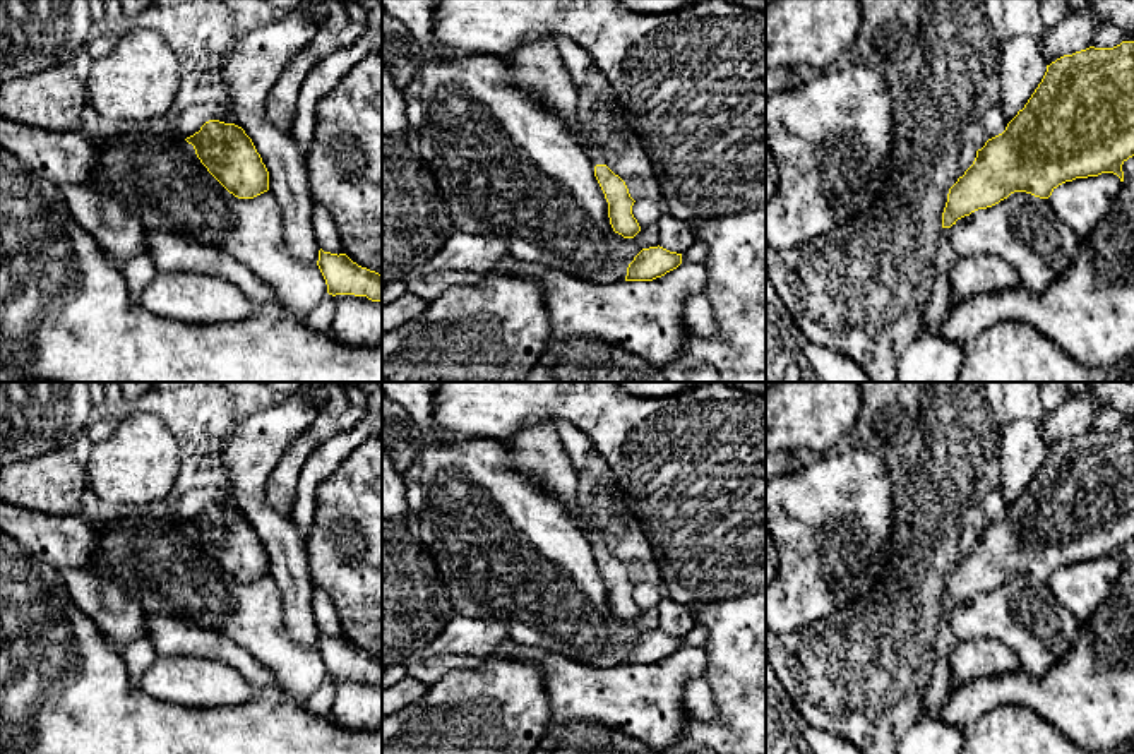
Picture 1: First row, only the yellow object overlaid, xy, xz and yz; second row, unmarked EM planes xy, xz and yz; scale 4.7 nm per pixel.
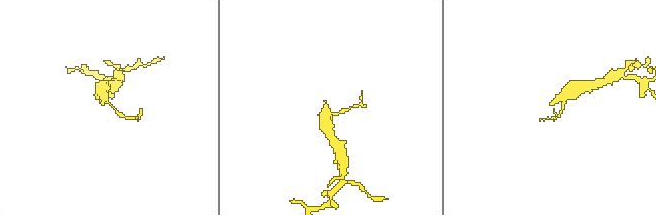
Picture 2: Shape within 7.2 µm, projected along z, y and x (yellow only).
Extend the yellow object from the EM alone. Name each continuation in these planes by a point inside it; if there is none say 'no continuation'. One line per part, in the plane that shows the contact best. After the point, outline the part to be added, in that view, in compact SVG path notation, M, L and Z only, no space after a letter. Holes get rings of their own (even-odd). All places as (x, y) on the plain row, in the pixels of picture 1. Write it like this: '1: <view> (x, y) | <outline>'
1: xz (537, 451) | M548 420L505 439L516 470L552 494L582 530L593 550L605 548L600 535L586 523L577 506L577 480L555 422Z

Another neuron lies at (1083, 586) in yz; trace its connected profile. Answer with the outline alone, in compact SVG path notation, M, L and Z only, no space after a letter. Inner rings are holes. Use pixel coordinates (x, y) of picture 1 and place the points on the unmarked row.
M1113 557L1076 562L1053 572L1048 586L1072 617L1083 624L1107 600L1122 566Z

